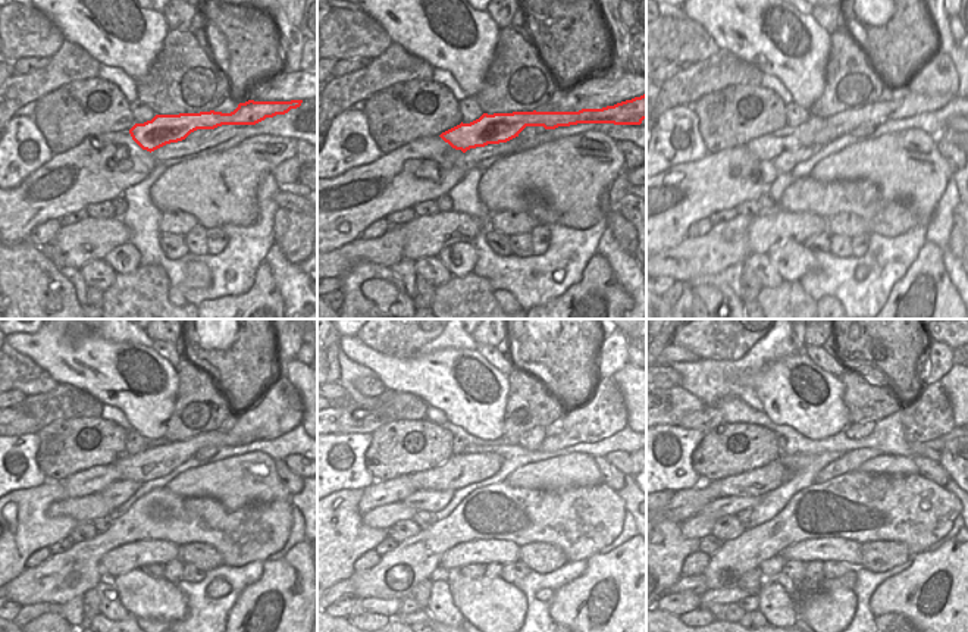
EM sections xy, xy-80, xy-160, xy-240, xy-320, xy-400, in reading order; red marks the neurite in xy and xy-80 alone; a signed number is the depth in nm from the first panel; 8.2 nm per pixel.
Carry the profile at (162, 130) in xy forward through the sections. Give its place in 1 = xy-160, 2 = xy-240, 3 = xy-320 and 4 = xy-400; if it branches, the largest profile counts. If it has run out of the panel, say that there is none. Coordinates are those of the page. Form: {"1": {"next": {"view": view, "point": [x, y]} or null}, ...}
{"1": {"next": {"view": "xy-160", "point": [770, 146]}}, "2": {"next": {"view": "xy-240", "point": [94, 479]}}, "3": {"next": {"view": "xy-320", "point": [378, 494]}}, "4": {"next": {"view": "xy-400", "point": [686, 503]}}}

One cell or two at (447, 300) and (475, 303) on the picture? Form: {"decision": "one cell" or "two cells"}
{"decision": "one cell"}

